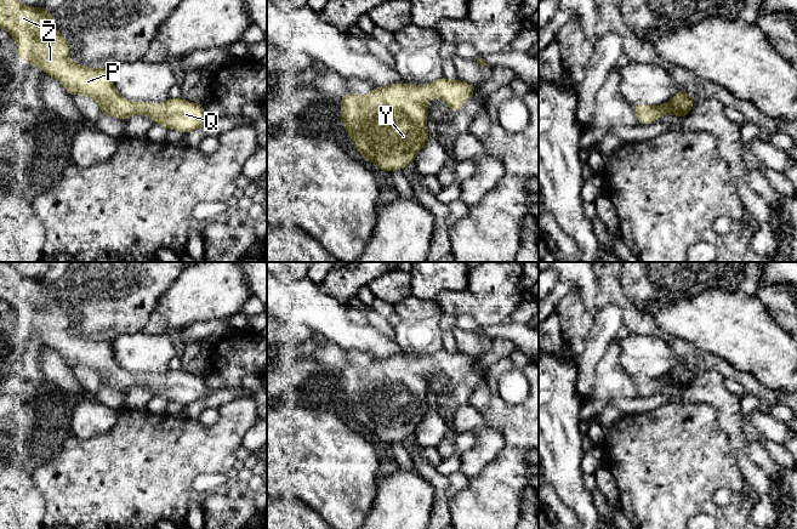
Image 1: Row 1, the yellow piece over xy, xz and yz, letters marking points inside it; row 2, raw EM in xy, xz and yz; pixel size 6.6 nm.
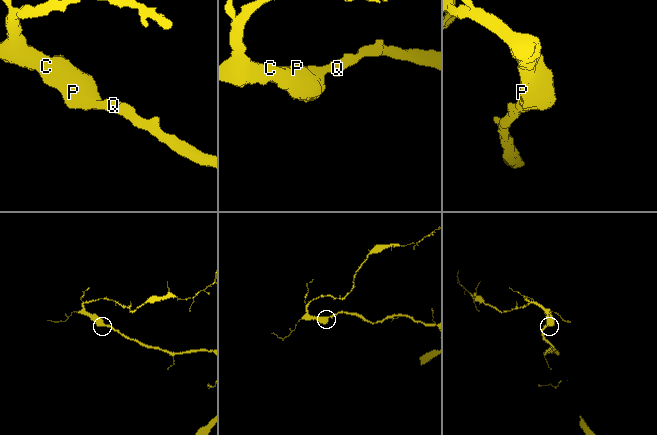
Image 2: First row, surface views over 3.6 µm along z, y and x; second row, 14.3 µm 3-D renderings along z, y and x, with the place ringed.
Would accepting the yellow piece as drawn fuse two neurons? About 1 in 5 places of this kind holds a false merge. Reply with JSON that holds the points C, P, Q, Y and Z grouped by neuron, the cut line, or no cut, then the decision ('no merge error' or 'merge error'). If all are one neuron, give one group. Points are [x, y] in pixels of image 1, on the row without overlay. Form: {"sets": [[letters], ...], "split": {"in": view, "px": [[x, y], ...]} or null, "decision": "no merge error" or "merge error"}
{"sets": [["C", "P", "Q", "Y", "Z"]], "split": null, "decision": "no merge error"}

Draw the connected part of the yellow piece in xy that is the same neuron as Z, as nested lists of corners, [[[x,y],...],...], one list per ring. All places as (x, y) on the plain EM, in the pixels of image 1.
[[[0,262],[0,298],[15,311],[17,328],[58,352],[70,369],[85,366],[91,372],[96,372],[102,388],[113,388],[126,393],[135,386],[142,386],[152,391],[154,396],[161,394],[167,402],[176,402],[183,406],[211,394],[212,389],[205,385],[204,376],[200,375],[170,369],[164,375],[133,374],[119,366],[112,348],[113,339],[86,340],[69,331],[70,312],[63,309],[53,300],[52,284],[49,280],[25,277],[8,262]]]

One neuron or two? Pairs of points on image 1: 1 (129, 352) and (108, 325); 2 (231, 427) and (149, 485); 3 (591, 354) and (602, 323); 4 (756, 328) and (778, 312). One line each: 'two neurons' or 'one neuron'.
1: two neurons
2: one neuron
3: one neuron
4: two neurons

